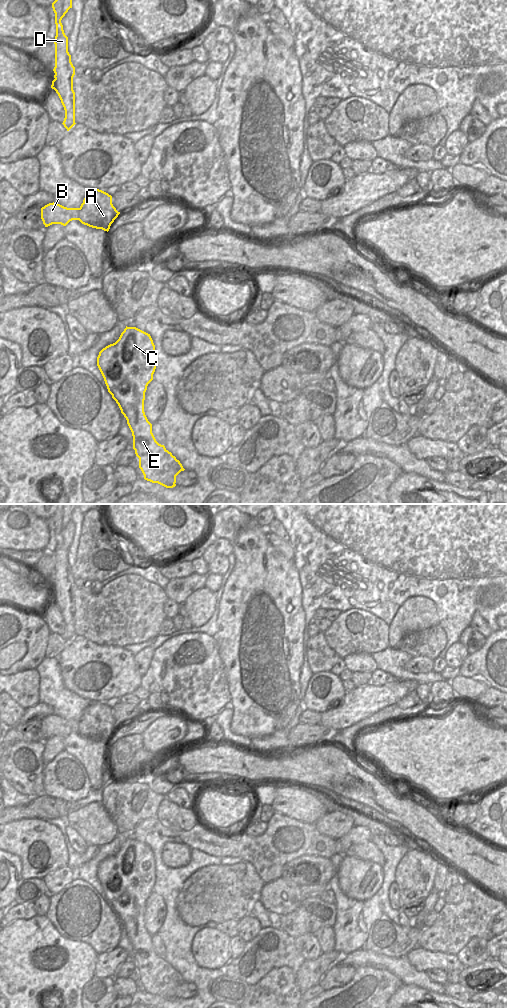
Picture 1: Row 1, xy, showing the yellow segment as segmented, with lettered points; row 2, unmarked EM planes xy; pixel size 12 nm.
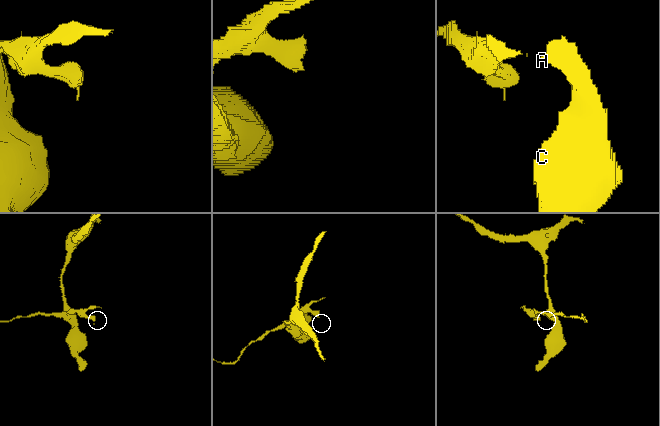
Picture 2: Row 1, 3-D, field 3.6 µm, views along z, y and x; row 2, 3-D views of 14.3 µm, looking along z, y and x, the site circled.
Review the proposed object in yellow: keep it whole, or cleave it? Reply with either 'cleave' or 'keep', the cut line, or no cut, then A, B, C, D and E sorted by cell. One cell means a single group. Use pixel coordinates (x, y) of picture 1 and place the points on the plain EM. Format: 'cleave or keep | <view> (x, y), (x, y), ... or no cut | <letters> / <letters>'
cleave | xy (80, 720), (77, 731) | A C D E / B

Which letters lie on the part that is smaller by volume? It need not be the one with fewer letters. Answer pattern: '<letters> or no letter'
B

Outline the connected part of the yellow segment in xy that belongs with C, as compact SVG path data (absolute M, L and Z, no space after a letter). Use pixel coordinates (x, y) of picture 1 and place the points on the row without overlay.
M126 838L115 855L106 858L99 864L97 878L104 890L108 904L118 916L132 944L133 961L139 970L139 980L144 991L166 1000L175 999L176 988L185 981L164 957L156 953L152 945L152 936L144 924L145 904L148 896L153 892L156 881L155 857L150 846L136 839Z

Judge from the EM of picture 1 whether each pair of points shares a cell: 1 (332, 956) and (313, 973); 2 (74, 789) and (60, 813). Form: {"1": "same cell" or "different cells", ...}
{"1": "same cell", "2": "different cells"}

